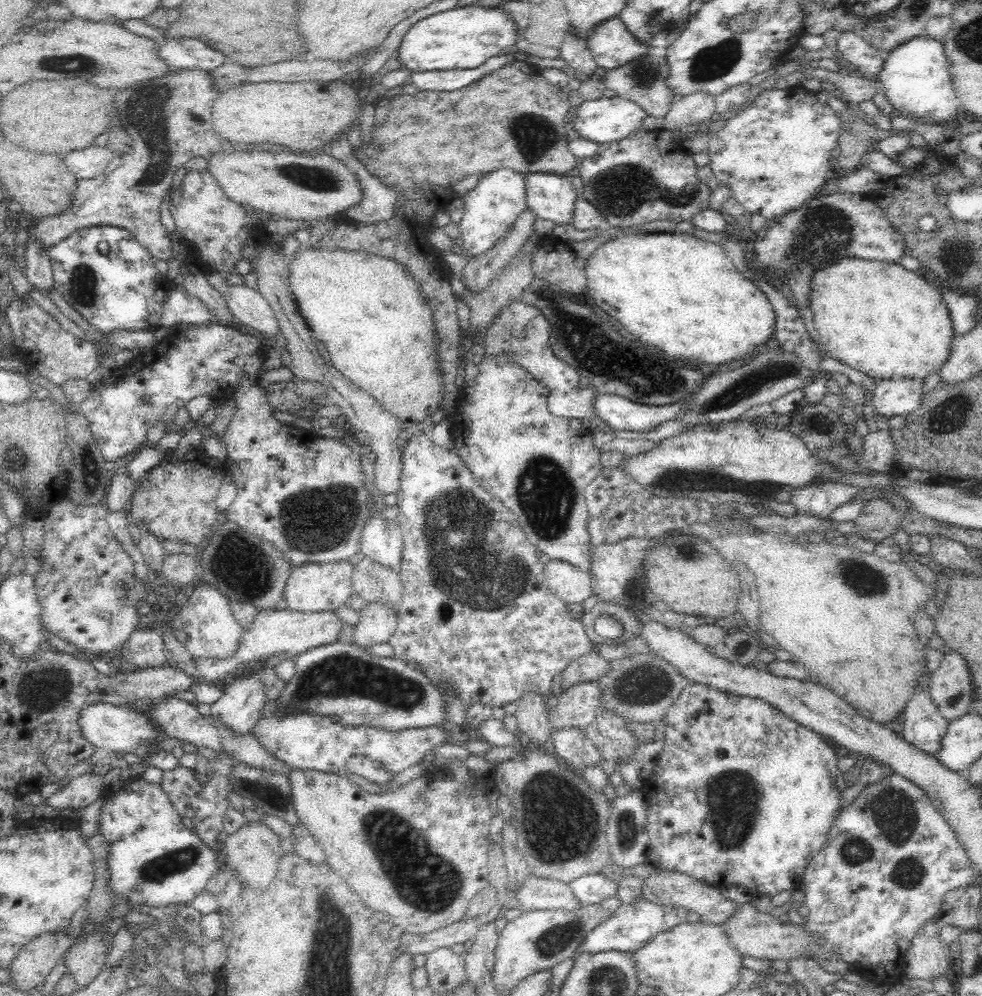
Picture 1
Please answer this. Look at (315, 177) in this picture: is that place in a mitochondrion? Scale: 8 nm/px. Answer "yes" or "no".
yes

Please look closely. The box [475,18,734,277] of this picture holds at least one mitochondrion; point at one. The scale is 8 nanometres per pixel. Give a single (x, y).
(621, 191)

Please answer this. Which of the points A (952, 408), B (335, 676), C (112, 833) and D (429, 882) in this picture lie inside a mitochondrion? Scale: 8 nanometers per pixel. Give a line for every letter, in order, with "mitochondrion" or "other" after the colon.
A: mitochondrion
B: mitochondrion
C: other
D: mitochondrion

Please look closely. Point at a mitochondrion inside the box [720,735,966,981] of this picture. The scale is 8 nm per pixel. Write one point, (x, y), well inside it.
(895, 815)

